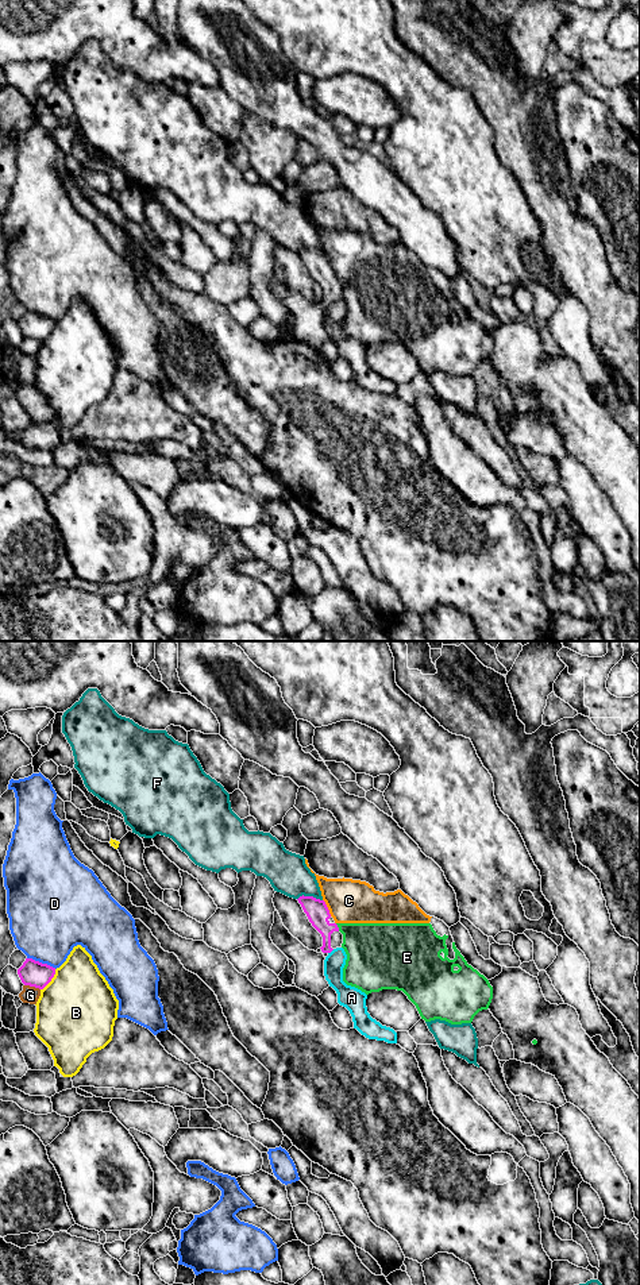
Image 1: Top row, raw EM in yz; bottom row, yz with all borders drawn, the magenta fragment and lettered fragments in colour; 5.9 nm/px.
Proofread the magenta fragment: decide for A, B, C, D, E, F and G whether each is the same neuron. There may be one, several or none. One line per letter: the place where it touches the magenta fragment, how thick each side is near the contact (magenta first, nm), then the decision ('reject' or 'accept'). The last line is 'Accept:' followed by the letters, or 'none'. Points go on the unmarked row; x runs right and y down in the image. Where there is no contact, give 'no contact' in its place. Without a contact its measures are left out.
A: yz (331, 303) | 140/120 nm | reject
B: yz (50, 332) | 160/480 nm | reject
C: yz (327, 259) | 140/260 nm | reject
D: yz (41, 315) | 160/440 nm | reject
E: yz (338, 280) | 140/320 nm | reject
F: yz (309, 249) | 140/240 nm | reject
G: yz (33, 338) | 160/100 nm | reject
Accept: none

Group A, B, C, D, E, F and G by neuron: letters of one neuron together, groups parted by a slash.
A / B / C E / D / F / G

